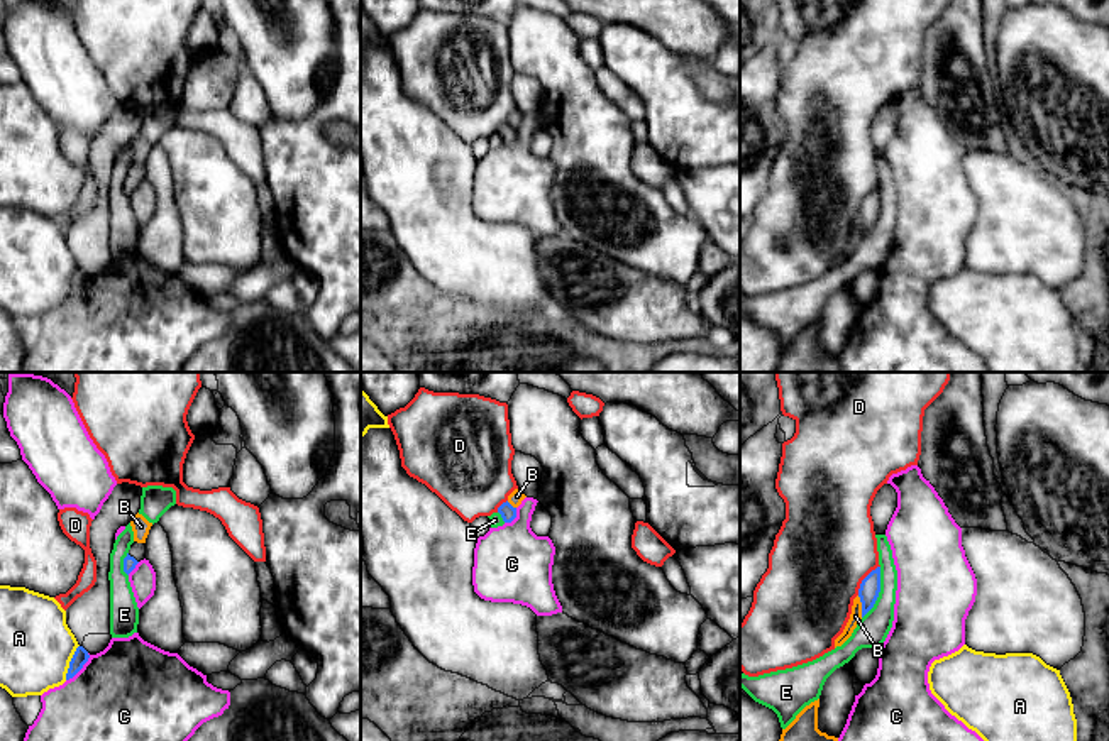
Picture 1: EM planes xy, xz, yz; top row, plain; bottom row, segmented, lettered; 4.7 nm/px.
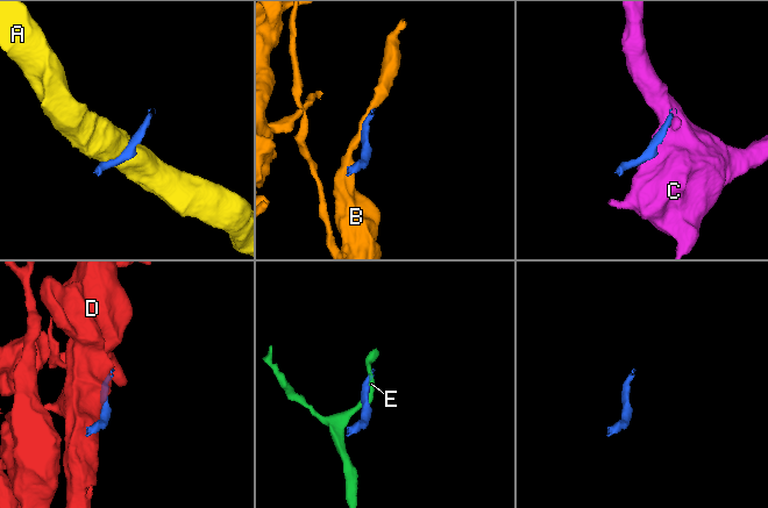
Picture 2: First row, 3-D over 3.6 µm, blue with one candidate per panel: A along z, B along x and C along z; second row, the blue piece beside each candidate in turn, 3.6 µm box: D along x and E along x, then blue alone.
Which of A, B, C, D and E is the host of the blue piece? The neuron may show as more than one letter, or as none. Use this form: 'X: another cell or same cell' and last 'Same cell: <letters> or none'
A: another cell
B: another cell
C: another cell
D: another cell
E: another cell
Same cell: none

